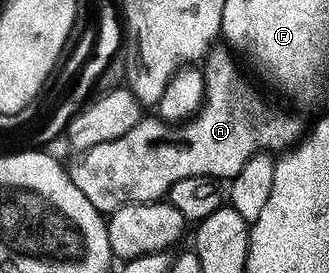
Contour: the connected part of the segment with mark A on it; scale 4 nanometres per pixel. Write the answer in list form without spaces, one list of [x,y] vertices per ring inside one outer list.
[[[227,47],[212,48],[202,62],[205,95],[203,105],[198,113],[188,121],[168,123],[160,121],[158,116],[144,116],[125,135],[113,139],[109,143],[97,143],[97,147],[86,150],[75,166],[70,166],[69,172],[73,183],[81,190],[81,195],[93,203],[99,212],[110,215],[123,205],[137,201],[157,201],[166,198],[168,191],[177,183],[177,179],[189,179],[189,175],[209,175],[220,179],[230,179],[245,167],[245,163],[255,153],[268,151],[287,151],[304,136],[305,128],[291,113],[283,109],[274,109],[263,97],[239,74],[235,66],[236,58]]]

